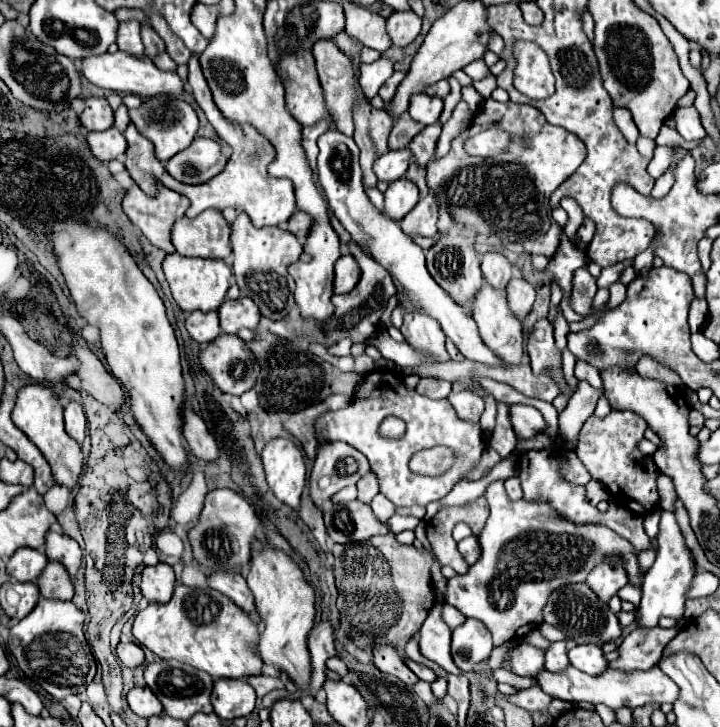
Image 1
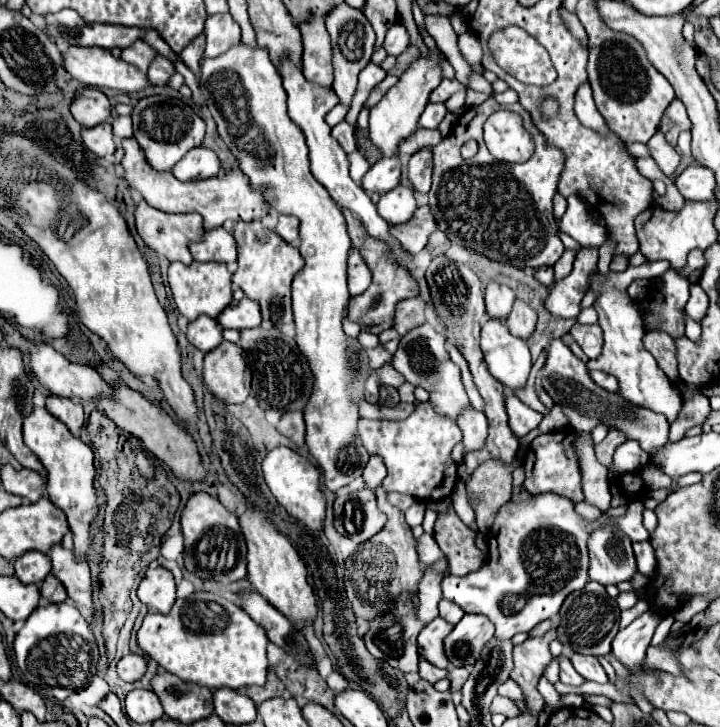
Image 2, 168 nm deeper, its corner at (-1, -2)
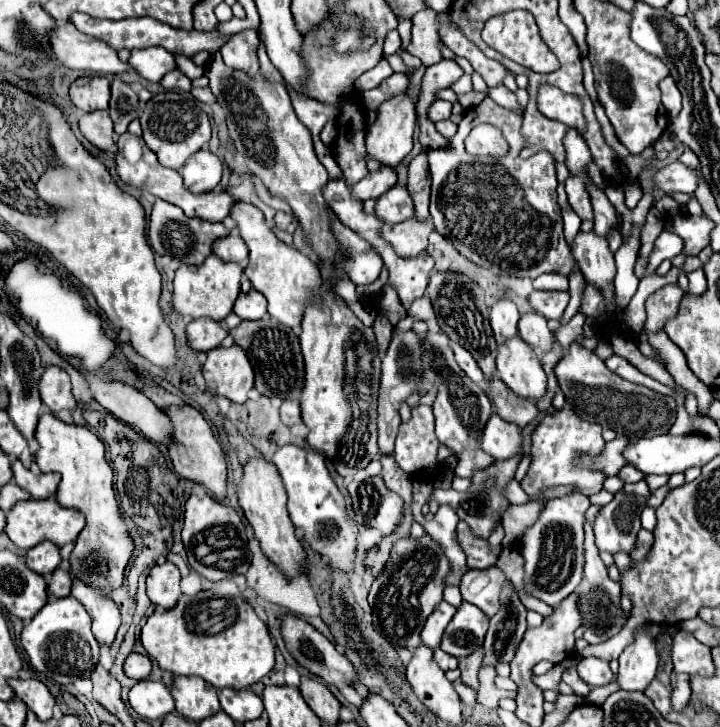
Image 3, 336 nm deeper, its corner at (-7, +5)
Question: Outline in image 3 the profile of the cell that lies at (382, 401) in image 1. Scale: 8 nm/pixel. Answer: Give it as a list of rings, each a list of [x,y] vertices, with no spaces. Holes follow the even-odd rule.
[[[416,406],[412,408],[412,418],[398,428],[394,460],[410,476],[426,474],[428,470],[438,474],[438,446],[432,406]]]

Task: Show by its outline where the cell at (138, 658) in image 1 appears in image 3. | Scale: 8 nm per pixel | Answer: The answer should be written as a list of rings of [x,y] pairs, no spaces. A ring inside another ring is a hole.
[[[138,652],[128,654],[128,658],[126,658],[126,662],[124,662],[124,672],[126,672],[126,676],[128,676],[128,678],[134,678],[134,680],[144,680],[144,678],[148,678],[150,668],[152,668],[150,658],[144,656],[144,654],[138,654]]]

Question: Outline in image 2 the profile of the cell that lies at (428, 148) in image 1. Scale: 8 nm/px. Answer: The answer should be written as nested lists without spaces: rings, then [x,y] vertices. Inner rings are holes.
[[[420,149],[410,157],[408,163],[408,179],[416,193],[426,195],[430,191],[430,177],[432,177],[432,151]]]

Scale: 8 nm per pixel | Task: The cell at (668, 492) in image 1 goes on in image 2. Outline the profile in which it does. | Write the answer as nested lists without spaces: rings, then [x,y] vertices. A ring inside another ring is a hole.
[[[650,465],[642,469],[642,479],[644,479],[648,489],[662,489],[662,487],[670,489],[672,487],[672,479],[668,475],[660,473],[656,467],[650,467]]]

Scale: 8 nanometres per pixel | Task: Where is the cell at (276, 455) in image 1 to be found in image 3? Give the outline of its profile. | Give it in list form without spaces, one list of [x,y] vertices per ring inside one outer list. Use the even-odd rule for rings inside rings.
[[[288,444],[274,452],[272,464],[278,468],[282,484],[286,488],[288,512],[294,526],[302,526],[308,544],[322,556],[328,556],[336,568],[350,570],[356,550],[358,528],[348,518],[344,496],[338,492],[334,480],[330,478],[328,468],[324,464],[324,456],[320,452]]]

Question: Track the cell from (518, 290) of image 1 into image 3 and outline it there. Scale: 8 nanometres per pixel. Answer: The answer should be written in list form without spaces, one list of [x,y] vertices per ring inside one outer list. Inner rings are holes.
[[[538,312],[522,314],[520,322],[518,322],[518,332],[520,332],[522,340],[526,340],[538,352],[548,352],[552,348],[554,334],[548,330],[546,318],[540,316]]]

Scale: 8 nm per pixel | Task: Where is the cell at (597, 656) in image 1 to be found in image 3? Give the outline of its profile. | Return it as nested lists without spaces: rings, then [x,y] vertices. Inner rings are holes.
[[[586,656],[578,660],[578,674],[588,686],[604,686],[608,684],[614,676],[608,666],[608,660],[596,658],[596,656]]]

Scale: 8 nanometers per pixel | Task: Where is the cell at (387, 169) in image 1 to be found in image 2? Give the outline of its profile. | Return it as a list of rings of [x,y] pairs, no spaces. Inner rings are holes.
[[[382,157],[362,177],[362,189],[366,193],[380,193],[380,195],[394,189],[400,183],[400,169],[402,165],[398,157],[388,157],[388,159]]]

